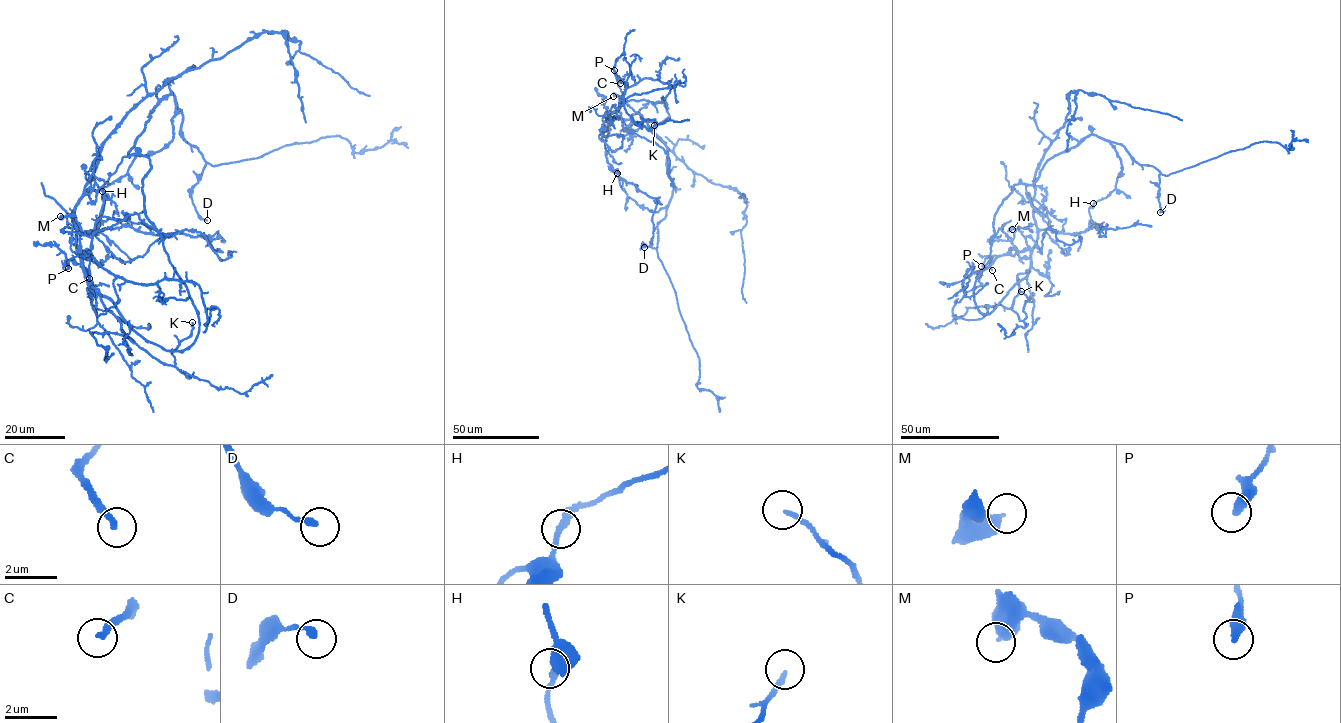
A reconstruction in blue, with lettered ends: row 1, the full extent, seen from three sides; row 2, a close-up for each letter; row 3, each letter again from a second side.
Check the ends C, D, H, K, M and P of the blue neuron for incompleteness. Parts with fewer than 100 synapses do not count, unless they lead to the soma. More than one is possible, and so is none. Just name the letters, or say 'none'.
none

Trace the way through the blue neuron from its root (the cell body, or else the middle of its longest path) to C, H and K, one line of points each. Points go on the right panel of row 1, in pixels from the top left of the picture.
C: (1033, 183), (1027, 196), (1043, 213), (1042, 207), (1033, 214), (1037, 243), (993, 255), (992, 270)
H: (1033, 183), (1047, 161), (1096, 135), (1113, 146), (1122, 173), (1108, 195), (1093, 203)
K: (1033, 183), (1026, 194), (1043, 214), (1033, 212), (1030, 269), (1017, 275), (1011, 308), (1021, 320), (1021, 291)

